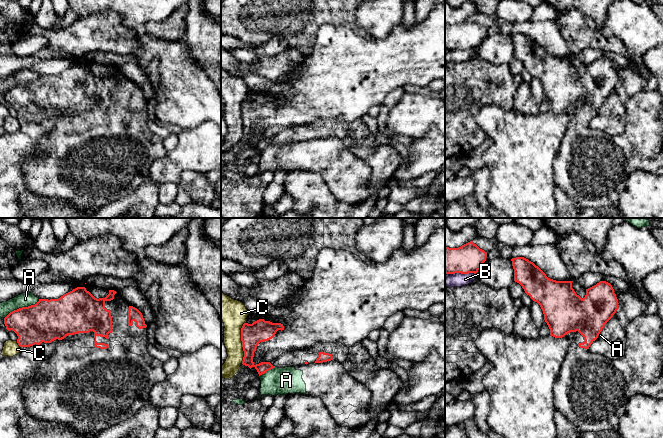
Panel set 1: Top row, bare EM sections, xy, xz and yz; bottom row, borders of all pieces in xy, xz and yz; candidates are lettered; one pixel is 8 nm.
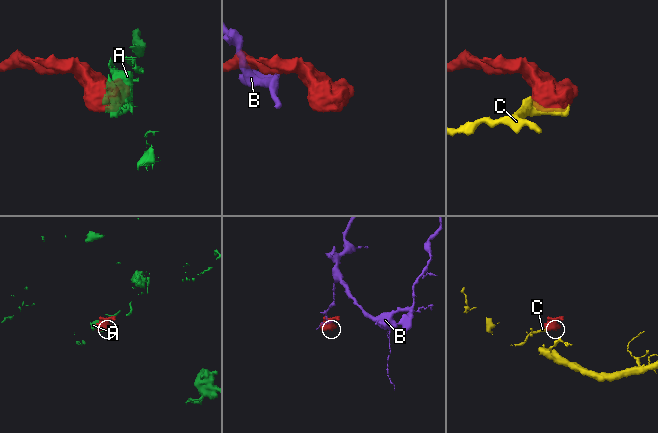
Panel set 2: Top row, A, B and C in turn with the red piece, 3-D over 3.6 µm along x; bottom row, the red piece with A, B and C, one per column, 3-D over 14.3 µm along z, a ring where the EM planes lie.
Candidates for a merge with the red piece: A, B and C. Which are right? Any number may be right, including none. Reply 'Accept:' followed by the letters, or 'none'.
Accept: none

